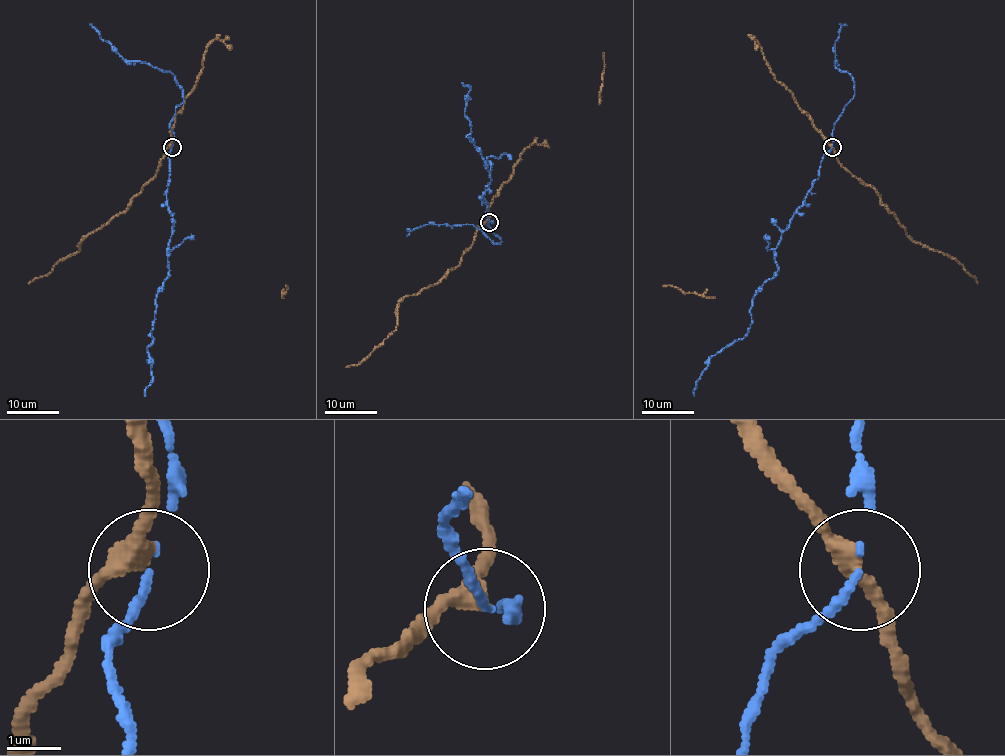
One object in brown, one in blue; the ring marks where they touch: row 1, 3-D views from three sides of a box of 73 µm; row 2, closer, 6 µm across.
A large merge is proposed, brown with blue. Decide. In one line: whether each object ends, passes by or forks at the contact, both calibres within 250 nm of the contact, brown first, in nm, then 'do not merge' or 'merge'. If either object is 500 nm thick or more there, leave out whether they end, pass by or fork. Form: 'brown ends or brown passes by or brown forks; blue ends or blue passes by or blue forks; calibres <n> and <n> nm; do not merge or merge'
brown passes by; blue passes by; calibres 320 and 110 nm; do not merge

